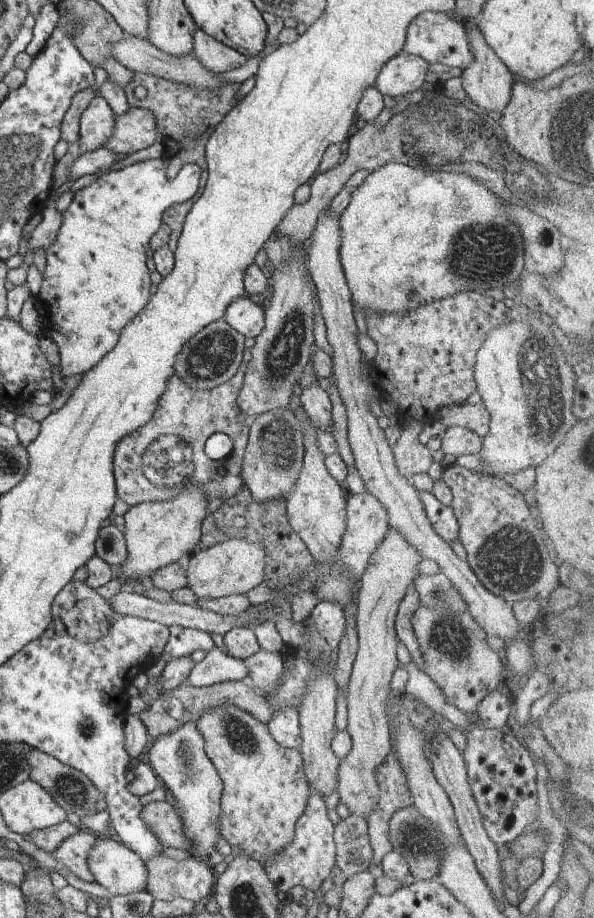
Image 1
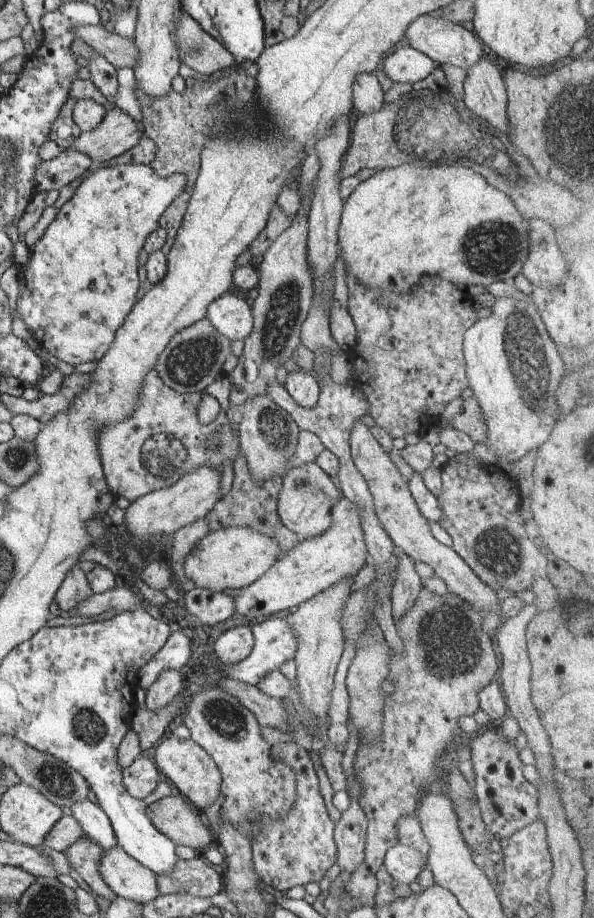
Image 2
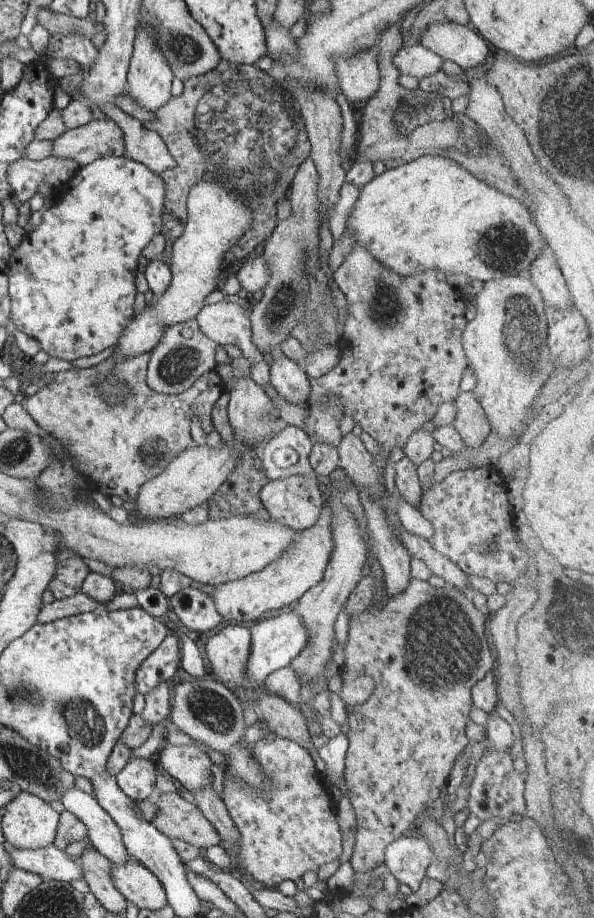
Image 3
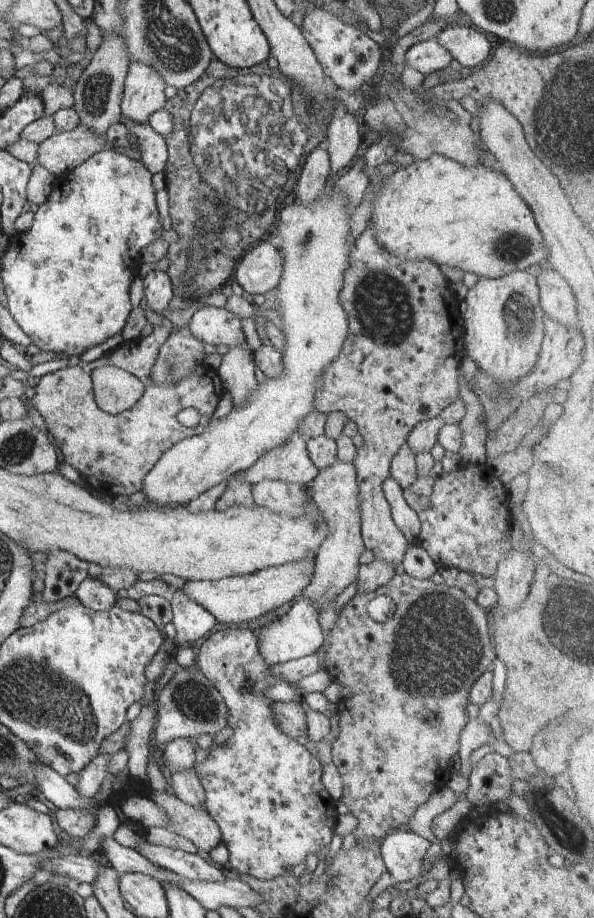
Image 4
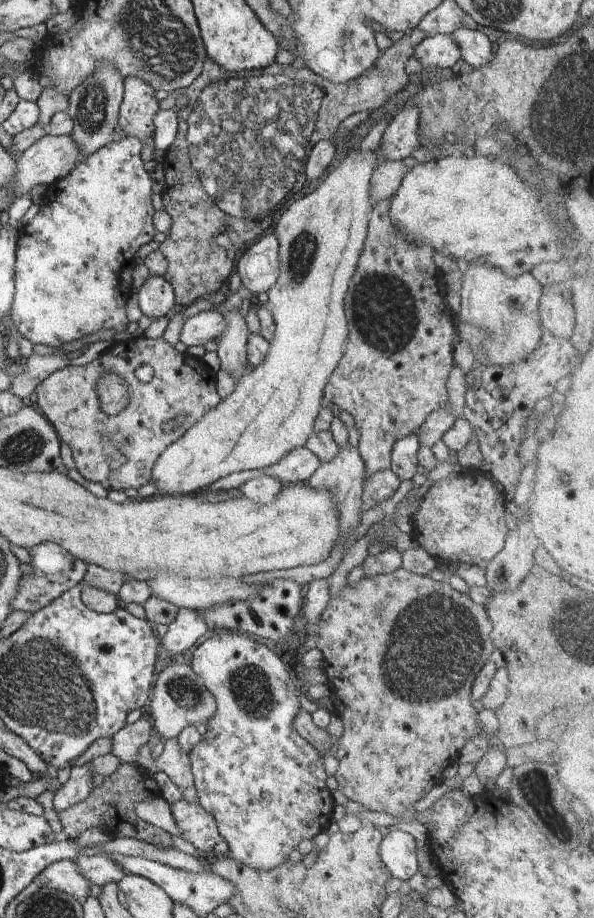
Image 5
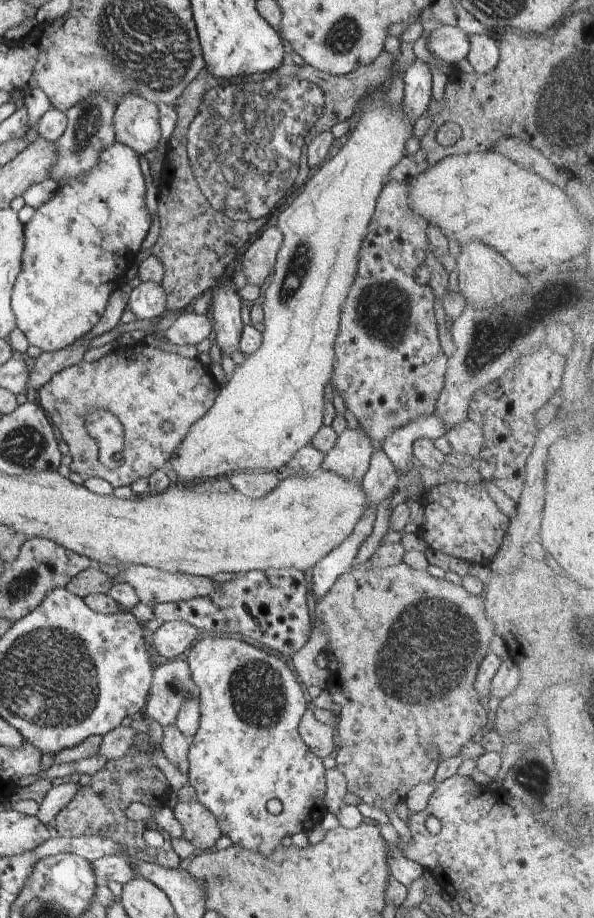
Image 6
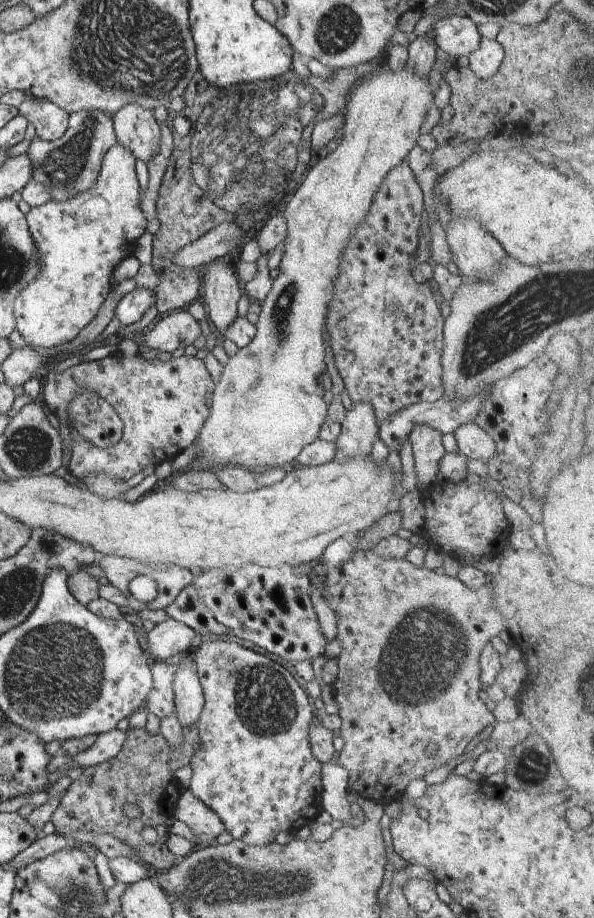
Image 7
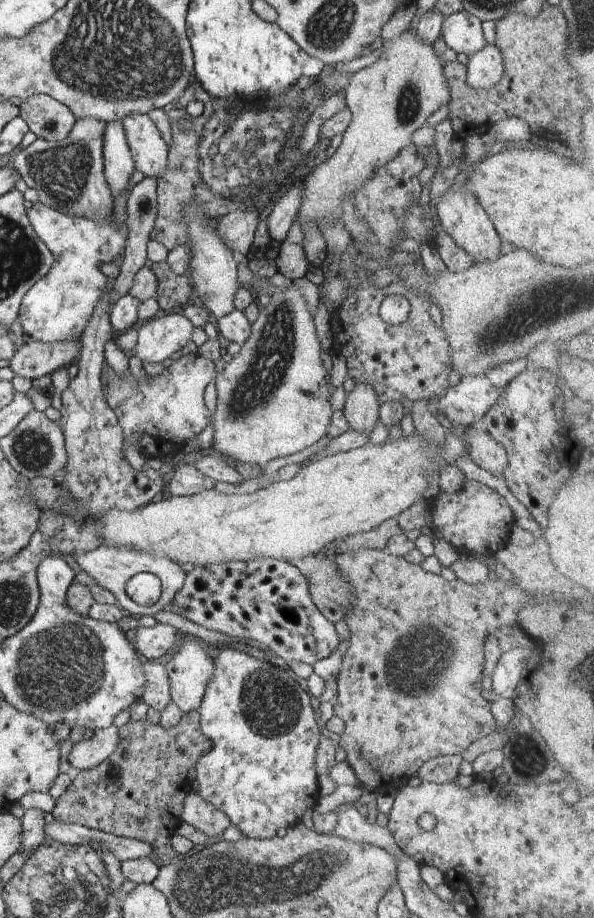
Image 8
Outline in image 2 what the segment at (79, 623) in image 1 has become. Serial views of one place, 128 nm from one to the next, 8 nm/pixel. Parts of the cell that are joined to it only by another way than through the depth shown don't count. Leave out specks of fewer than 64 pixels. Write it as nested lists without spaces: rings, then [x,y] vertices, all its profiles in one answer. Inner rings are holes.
[[[76,564],[67,572],[66,578],[56,591],[55,601],[62,615],[74,615],[73,611],[77,605],[93,594],[87,581],[87,573],[79,567],[79,564]]]

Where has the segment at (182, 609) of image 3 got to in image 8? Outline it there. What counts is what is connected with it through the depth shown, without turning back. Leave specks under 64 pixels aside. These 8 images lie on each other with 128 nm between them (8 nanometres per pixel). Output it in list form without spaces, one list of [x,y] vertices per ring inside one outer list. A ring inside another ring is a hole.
[[[157,623],[150,628],[138,626],[131,637],[140,656],[151,660],[175,651],[182,634],[171,625]]]

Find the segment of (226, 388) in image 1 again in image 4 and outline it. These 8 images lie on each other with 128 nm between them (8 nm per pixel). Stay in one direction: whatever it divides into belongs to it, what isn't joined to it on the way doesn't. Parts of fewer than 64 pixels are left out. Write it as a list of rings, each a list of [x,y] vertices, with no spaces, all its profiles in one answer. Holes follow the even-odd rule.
[[[164,316],[160,324],[153,326],[152,333],[136,341],[126,341],[115,351],[110,351],[101,359],[91,363],[80,362],[73,367],[66,366],[52,373],[44,375],[38,385],[36,394],[32,400],[32,406],[38,410],[45,419],[49,435],[54,443],[62,450],[64,462],[72,465],[81,474],[91,490],[100,492],[104,496],[116,498],[117,496],[130,496],[142,490],[144,475],[156,464],[156,461],[177,442],[196,436],[204,430],[212,420],[216,406],[220,402],[223,393],[221,378],[214,368],[209,365],[198,365],[185,379],[176,385],[159,385],[151,377],[151,370],[156,362],[159,345],[166,342],[173,330],[171,320]],[[112,365],[127,370],[130,374],[139,378],[145,384],[145,391],[140,400],[132,408],[117,415],[110,413],[100,414],[100,407],[95,403],[93,382],[91,374],[94,369],[101,366]],[[184,408],[196,408],[201,414],[198,428],[188,428],[181,425],[176,419],[176,414]],[[102,420],[112,420],[116,426],[112,432],[116,436],[114,448],[124,448],[126,442],[130,442],[130,450],[124,458],[120,458],[122,464],[108,464],[110,458],[102,456],[104,434],[108,430],[102,430]]]

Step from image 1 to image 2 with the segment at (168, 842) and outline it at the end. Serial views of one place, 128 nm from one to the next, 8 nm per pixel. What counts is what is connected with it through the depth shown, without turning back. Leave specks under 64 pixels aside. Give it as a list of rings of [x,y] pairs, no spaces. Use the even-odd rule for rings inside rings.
[[[178,793],[147,806],[147,815],[175,845],[192,847],[198,853],[212,845],[210,826],[203,814]]]

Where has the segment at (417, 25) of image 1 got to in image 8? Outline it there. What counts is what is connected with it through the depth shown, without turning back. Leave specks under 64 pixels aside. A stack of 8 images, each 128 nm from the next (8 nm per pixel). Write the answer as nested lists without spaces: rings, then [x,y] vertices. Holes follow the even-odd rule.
[[[486,43],[482,50],[469,55],[466,70],[467,81],[471,87],[493,87],[505,71],[500,49],[494,43]]]

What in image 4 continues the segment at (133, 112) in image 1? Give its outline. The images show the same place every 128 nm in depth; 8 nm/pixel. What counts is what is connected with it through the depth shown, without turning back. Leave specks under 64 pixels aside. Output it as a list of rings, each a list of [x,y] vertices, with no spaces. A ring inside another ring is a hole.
[[[80,124],[72,130],[56,132],[42,141],[39,144],[37,162],[58,179],[80,166],[93,154],[109,149],[133,160],[140,158],[140,150],[134,150],[132,147],[111,148],[106,136],[94,133],[90,127]]]

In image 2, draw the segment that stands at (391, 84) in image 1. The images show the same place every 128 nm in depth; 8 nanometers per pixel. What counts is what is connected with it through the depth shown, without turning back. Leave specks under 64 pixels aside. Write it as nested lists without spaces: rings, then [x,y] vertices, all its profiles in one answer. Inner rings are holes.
[[[398,46],[395,52],[384,58],[384,74],[392,82],[414,84],[425,79],[438,66],[429,56],[412,47]]]

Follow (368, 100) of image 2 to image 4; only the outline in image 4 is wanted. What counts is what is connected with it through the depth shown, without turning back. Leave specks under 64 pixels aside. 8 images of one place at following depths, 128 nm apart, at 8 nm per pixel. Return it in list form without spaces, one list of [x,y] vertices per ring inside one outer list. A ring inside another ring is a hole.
[[[307,11],[304,14],[301,31],[322,65],[325,75],[331,78],[340,89],[354,92],[376,83],[381,68],[380,44],[374,42],[364,32],[342,22],[332,11],[328,14],[324,12],[312,14]]]

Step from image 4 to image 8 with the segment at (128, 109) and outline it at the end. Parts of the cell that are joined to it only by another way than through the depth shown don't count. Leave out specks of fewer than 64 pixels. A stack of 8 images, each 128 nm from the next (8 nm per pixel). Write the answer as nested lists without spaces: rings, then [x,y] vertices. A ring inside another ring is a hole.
[[[130,113],[121,121],[125,132],[128,146],[135,164],[136,170],[142,172],[144,176],[159,177],[167,168],[167,156],[169,153],[168,145],[162,138],[154,121],[150,118],[149,113]]]

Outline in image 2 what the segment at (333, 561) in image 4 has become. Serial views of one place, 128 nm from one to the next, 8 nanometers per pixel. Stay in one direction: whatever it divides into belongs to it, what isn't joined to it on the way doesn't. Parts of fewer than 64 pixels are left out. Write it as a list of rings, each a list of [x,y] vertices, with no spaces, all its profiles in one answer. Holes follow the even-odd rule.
[[[352,577],[344,579],[325,591],[315,594],[311,599],[302,602],[296,612],[285,618],[298,644],[293,659],[296,664],[296,685],[302,706],[313,718],[326,722],[327,726],[333,723],[329,718],[329,708],[333,699],[331,692],[335,687],[335,672],[345,648],[340,621],[345,610],[345,602],[351,595],[352,580]]]

